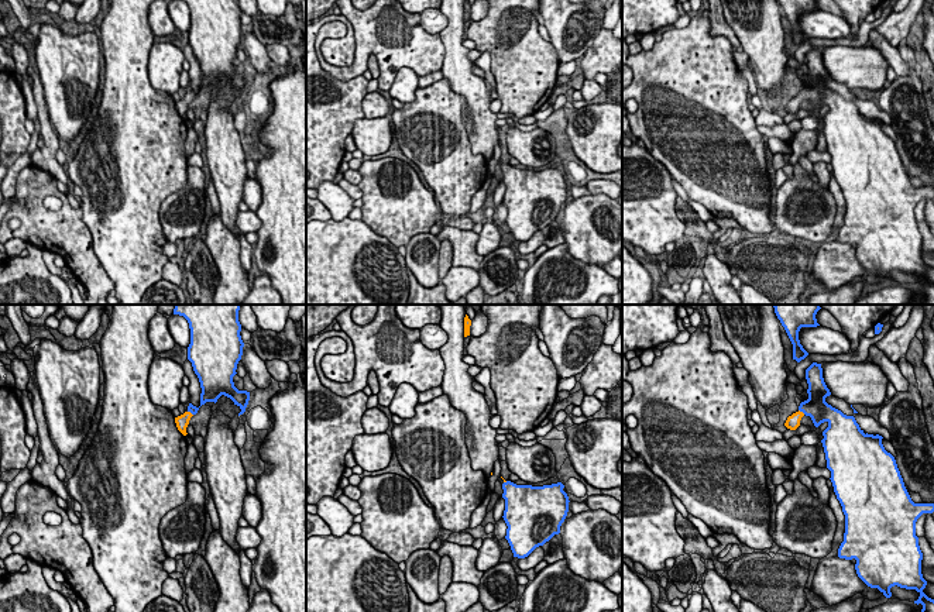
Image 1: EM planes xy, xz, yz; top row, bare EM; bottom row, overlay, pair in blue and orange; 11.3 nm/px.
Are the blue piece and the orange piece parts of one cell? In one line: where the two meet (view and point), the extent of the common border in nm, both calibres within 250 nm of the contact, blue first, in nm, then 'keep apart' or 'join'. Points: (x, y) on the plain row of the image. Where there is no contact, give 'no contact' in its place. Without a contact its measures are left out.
contact yz (802, 95); length 100 nm; calibres 260 and 160 nm; join

